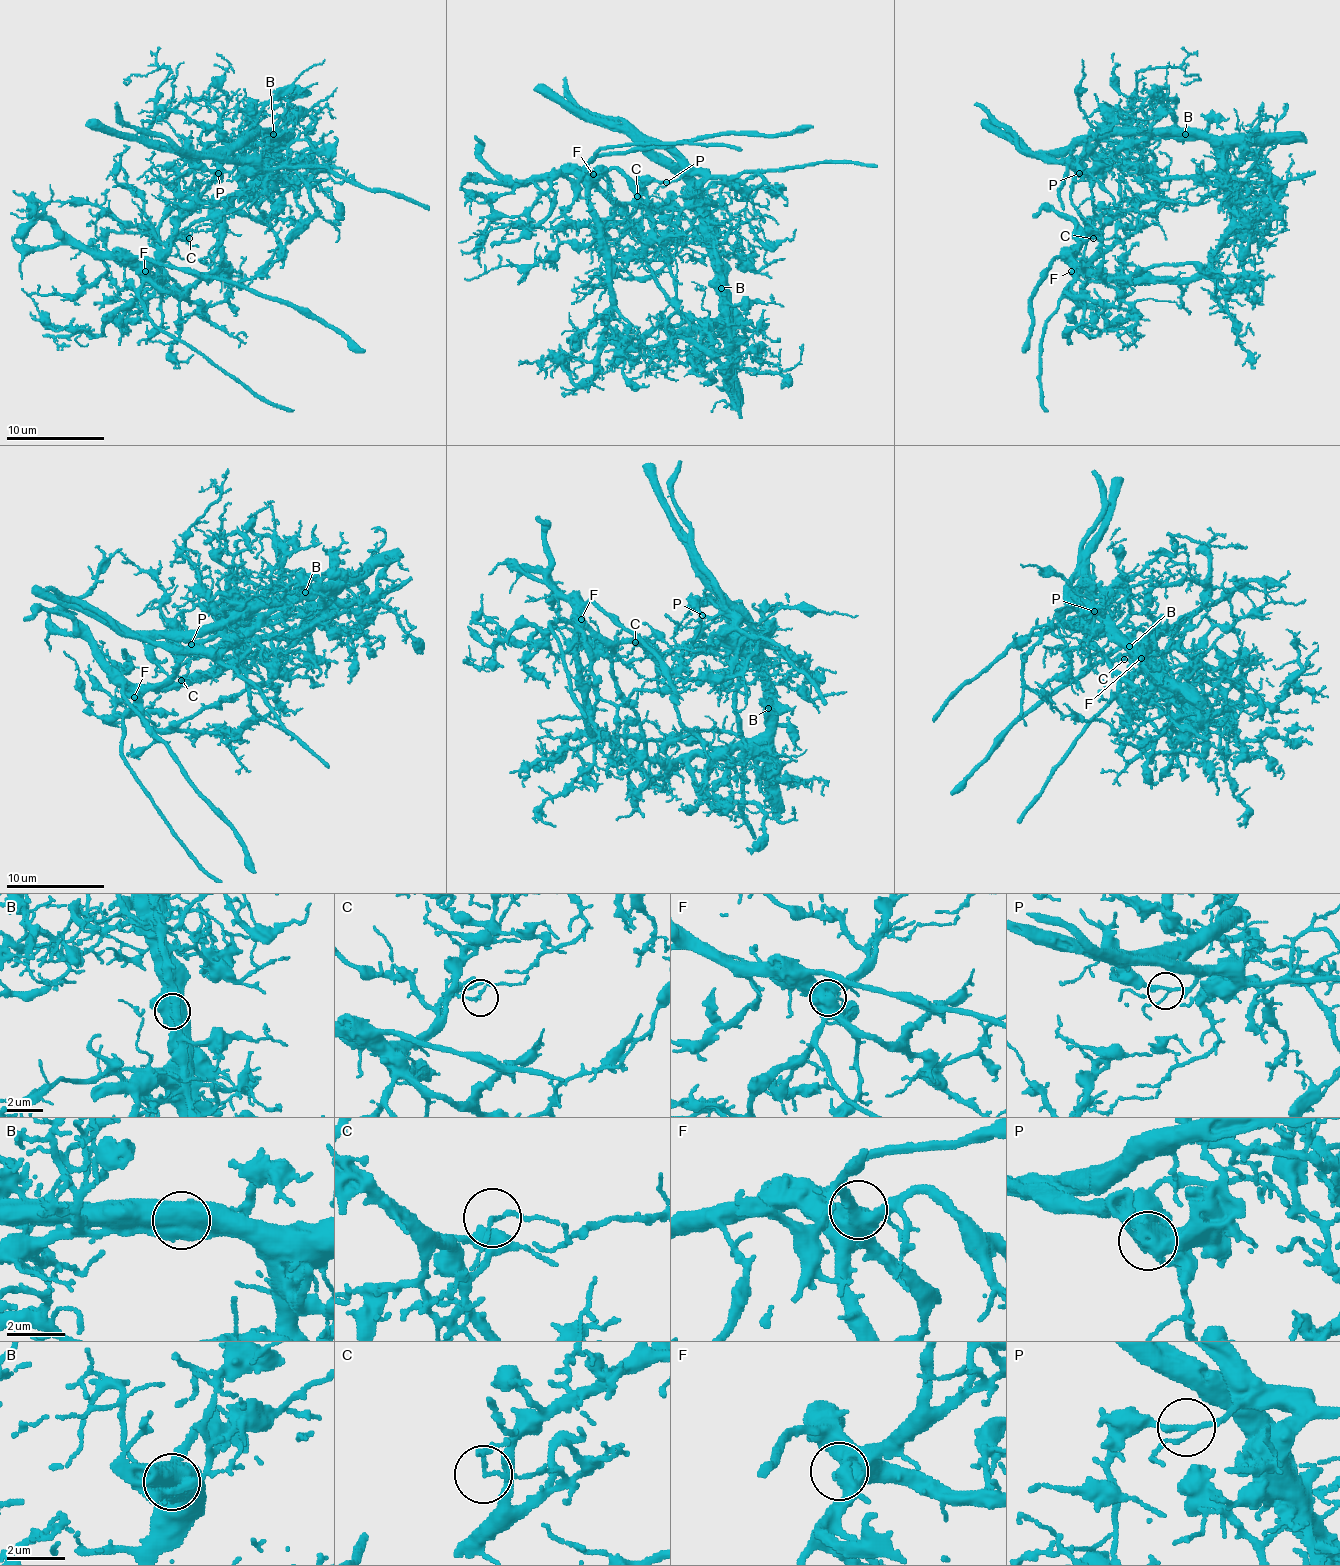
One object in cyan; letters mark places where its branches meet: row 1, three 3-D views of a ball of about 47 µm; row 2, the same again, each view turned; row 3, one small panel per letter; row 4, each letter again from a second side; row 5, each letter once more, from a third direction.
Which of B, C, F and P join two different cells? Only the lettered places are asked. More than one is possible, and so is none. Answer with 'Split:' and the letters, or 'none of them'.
Split: B, C

